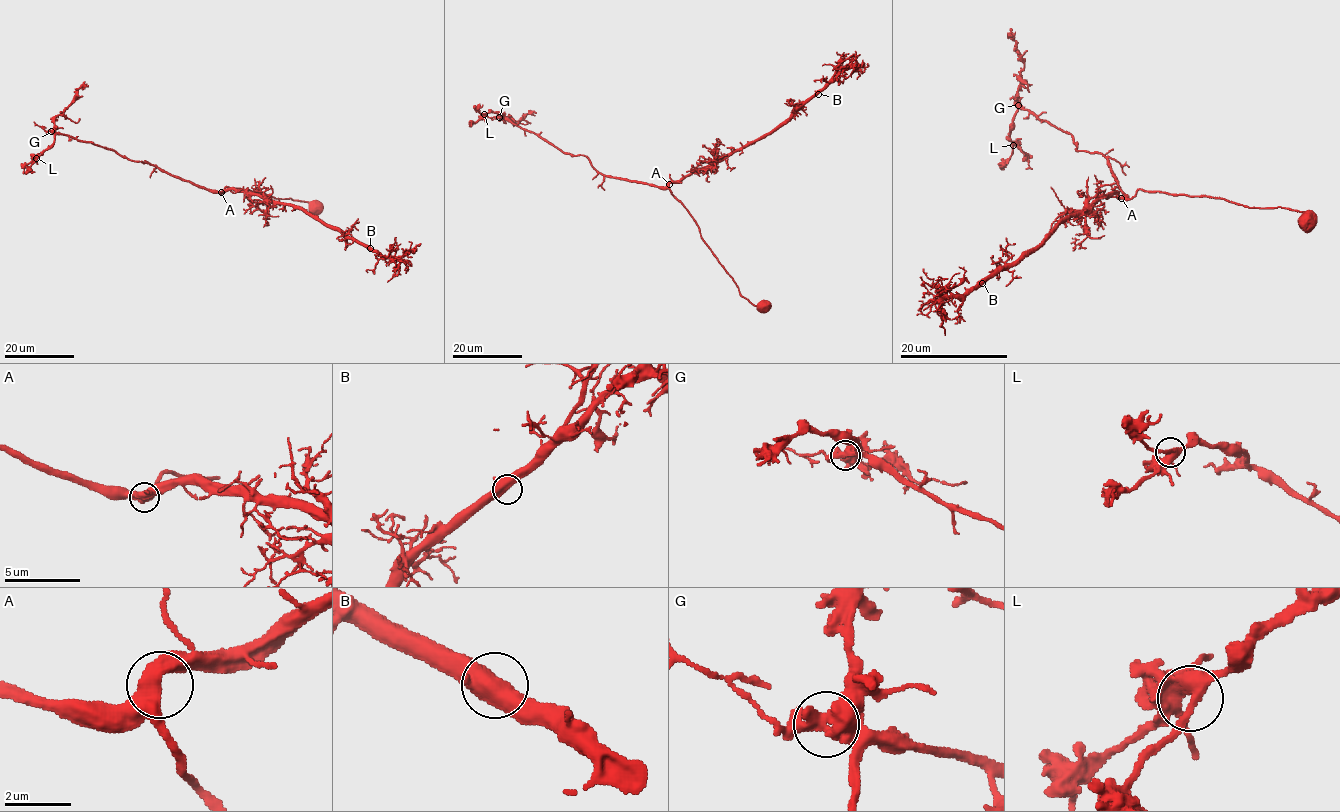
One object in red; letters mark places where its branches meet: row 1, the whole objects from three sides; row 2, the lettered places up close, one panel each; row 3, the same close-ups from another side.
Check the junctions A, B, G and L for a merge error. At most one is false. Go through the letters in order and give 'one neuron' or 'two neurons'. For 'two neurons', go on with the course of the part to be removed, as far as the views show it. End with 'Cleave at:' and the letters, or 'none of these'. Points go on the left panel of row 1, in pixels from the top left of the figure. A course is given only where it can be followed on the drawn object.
A: one neuron
B: one neuron
G: one neuron
L: one neuron
Cleave at: none of these

